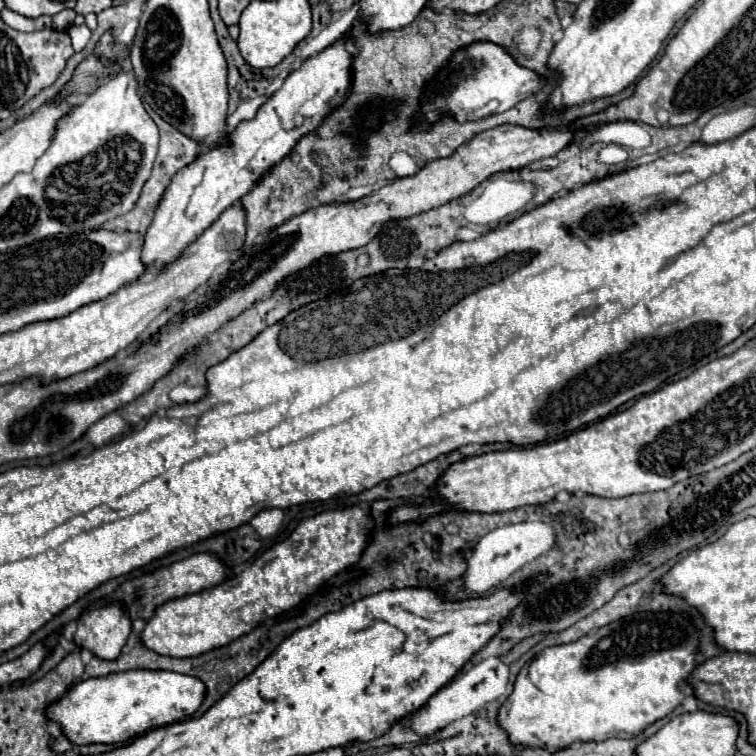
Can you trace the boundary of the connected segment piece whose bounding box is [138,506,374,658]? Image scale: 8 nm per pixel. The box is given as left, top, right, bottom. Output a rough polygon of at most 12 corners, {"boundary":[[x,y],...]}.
{"boundary":[[370,506],[304,518],[138,638],[200,656],[298,606],[370,544]]}

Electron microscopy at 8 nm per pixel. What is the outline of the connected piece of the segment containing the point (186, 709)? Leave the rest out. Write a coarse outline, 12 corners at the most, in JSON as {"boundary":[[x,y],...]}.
{"boundary":[[128,670],[48,708],[78,744],[122,744],[192,716],[196,676]]}

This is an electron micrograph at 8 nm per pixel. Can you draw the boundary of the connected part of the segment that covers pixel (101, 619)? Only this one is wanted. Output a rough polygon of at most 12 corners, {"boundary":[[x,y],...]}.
{"boundary":[[118,602],[84,610],[74,642],[116,660],[132,630]]}

